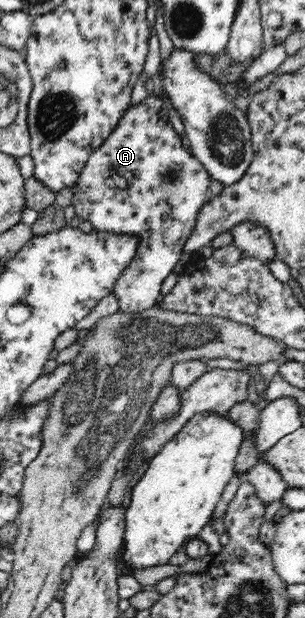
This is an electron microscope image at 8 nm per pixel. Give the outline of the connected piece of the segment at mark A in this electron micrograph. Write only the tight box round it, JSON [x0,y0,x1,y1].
[72,94,210,315]

